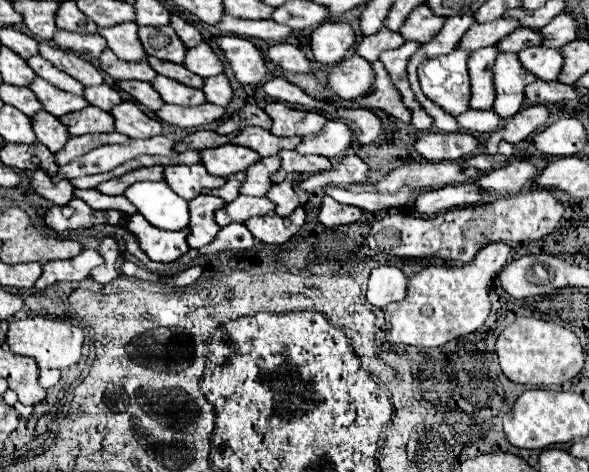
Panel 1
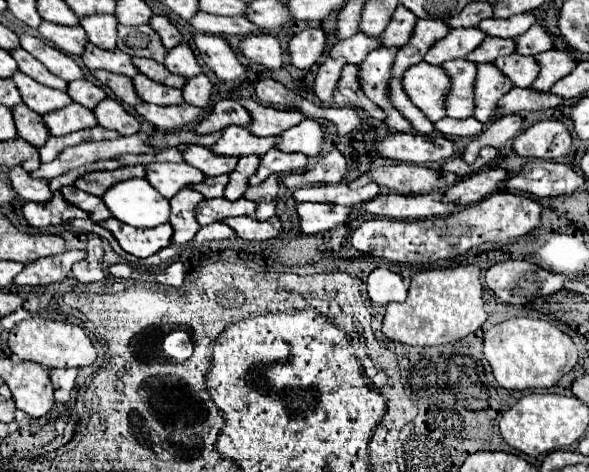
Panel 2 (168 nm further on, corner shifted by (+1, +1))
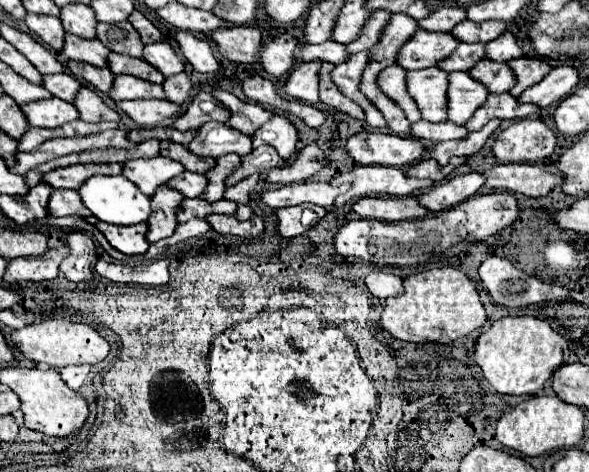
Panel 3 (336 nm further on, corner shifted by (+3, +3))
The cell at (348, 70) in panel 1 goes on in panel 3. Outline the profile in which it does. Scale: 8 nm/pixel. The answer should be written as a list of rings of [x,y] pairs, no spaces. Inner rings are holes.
[[[309,61],[299,63],[291,69],[287,81],[285,81],[285,93],[289,99],[305,101],[305,103],[317,103],[319,101],[319,65],[321,61]]]

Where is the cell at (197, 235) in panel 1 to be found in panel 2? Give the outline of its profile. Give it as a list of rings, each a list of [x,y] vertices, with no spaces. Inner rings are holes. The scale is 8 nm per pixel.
[[[189,187],[179,191],[171,199],[171,219],[169,219],[169,223],[175,229],[175,233],[171,237],[175,245],[189,243],[195,237],[195,233],[199,231],[201,225],[195,219],[195,209],[197,209],[197,203],[201,203],[201,199],[205,199],[205,197],[197,191],[189,189]]]

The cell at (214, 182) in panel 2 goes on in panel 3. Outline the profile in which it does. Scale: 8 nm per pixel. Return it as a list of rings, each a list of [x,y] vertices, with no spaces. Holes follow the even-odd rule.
[[[183,171],[179,177],[173,177],[171,181],[167,181],[167,187],[173,187],[183,197],[199,197],[205,185],[207,185],[207,179],[201,173],[191,173],[191,171]]]

